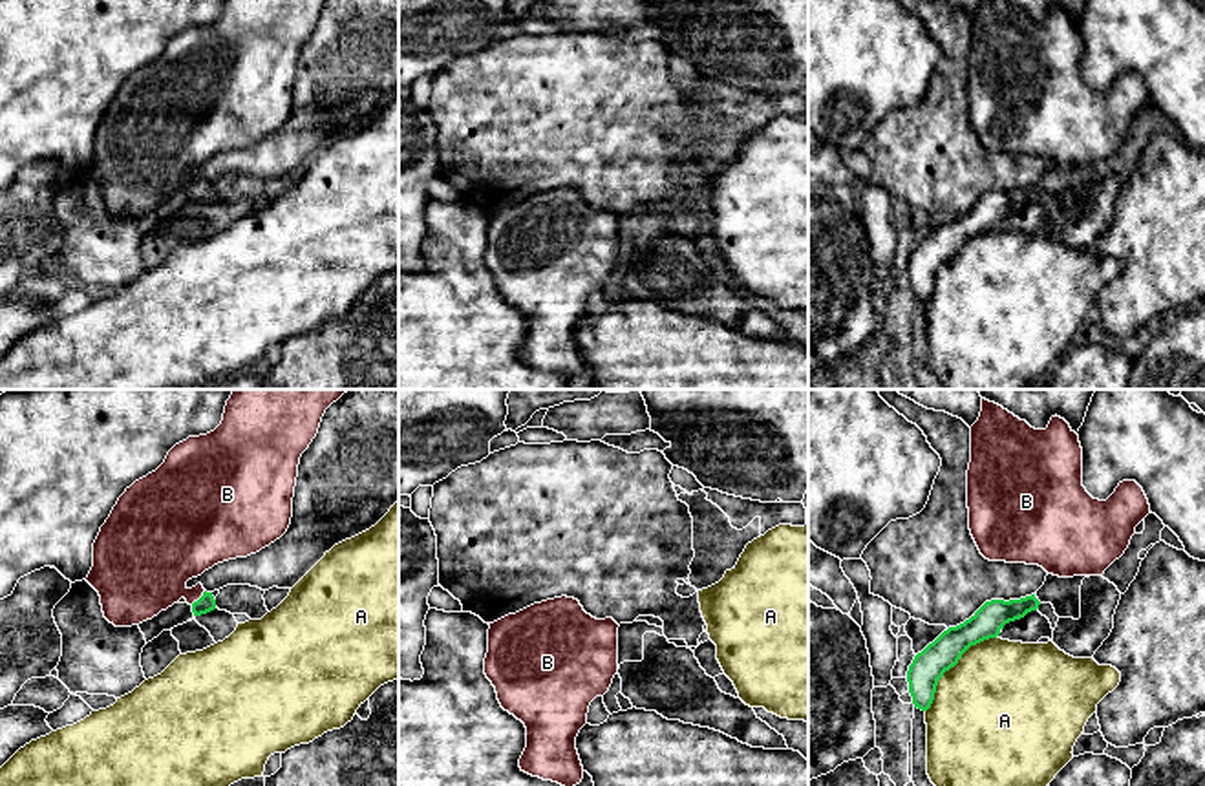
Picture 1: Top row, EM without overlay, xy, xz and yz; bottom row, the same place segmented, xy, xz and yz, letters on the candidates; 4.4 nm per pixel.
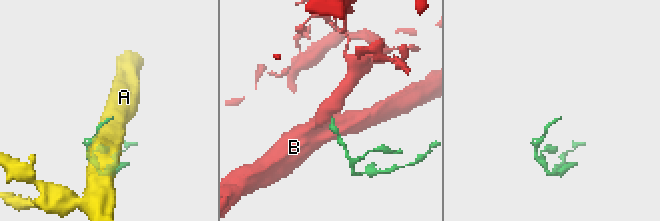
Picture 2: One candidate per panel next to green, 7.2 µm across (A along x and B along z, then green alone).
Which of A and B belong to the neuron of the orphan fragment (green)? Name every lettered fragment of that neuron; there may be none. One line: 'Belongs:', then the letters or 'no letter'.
Belongs: B

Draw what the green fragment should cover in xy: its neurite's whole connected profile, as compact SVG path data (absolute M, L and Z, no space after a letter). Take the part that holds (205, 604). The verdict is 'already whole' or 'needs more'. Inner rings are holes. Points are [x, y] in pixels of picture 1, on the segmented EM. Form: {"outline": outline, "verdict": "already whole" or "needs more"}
{"outline": "M234 389L230 398L227 400L223 420L214 431L199 437L188 437L187 441L176 444L155 472L148 473L146 477L135 481L130 488L126 488L126 492L113 506L110 517L101 526L101 532L93 543L93 567L86 578L86 581L101 596L104 618L115 627L139 625L146 620L152 620L161 611L166 611L181 598L185 598L187 603L192 607L194 616L214 611L216 600L212 592L207 592L201 583L188 589L187 581L201 576L205 570L212 568L218 563L256 554L287 532L293 517L293 497L300 457L316 437L325 409L347 391L349 389Z", "verdict": "needs more"}

